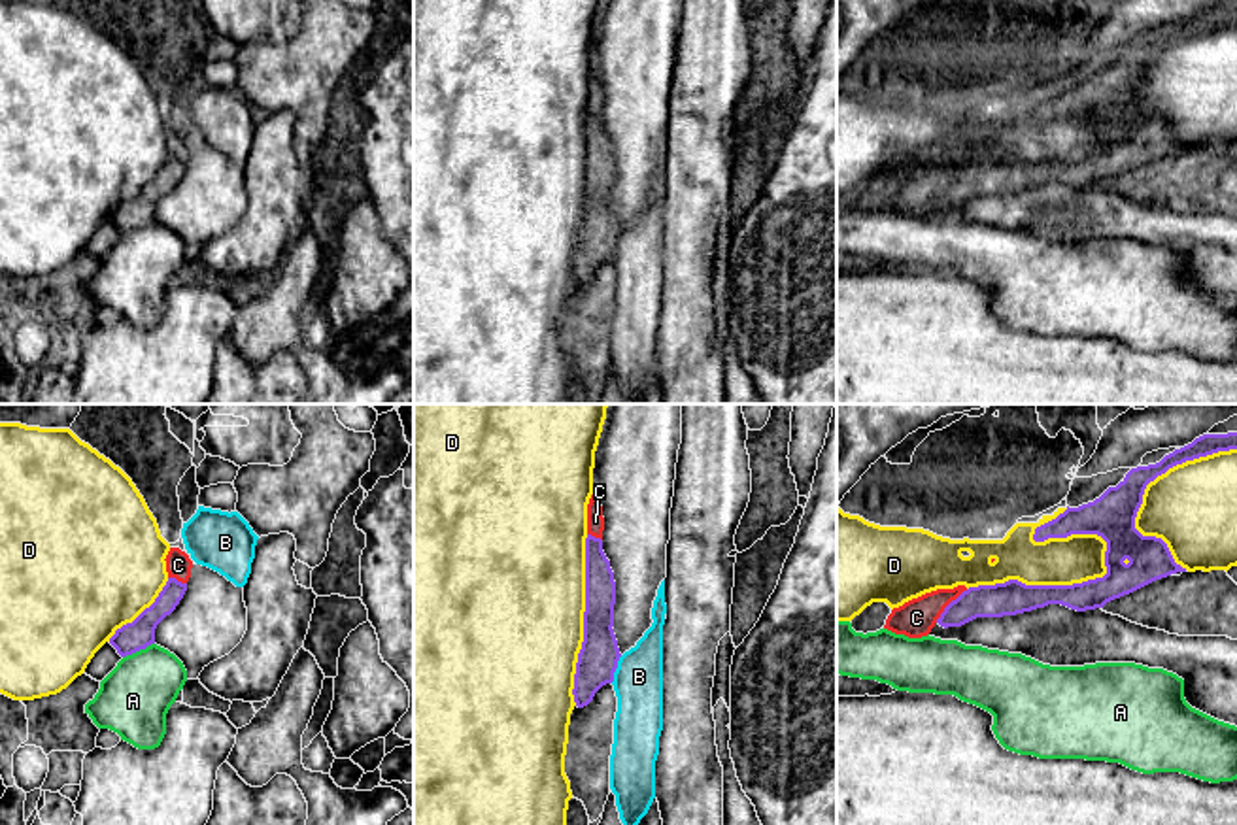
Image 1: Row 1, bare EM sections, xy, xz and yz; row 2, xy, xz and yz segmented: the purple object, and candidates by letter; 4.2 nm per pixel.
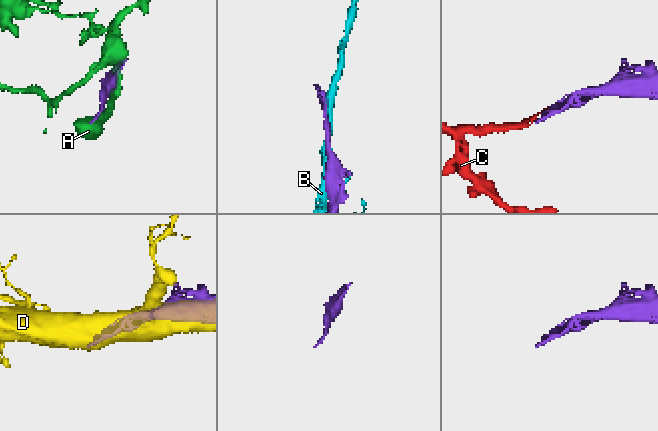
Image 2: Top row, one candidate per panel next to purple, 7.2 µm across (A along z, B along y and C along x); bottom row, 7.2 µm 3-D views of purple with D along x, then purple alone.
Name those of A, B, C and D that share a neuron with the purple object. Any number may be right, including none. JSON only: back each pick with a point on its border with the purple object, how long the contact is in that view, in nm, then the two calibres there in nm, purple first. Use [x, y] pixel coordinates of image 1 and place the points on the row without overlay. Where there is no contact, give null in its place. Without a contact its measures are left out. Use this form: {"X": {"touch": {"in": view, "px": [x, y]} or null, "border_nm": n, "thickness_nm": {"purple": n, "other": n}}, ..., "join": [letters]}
{"C": {"touch": {"in": "yz", "px": [948, 182]}, "border_nm": 200, "thickness_nm": {"purple": 140, "other": 160}}, "join": ["C"]}

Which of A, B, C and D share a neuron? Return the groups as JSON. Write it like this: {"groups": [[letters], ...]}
{"groups": [["A"], ["B"], ["C"], ["D"]]}

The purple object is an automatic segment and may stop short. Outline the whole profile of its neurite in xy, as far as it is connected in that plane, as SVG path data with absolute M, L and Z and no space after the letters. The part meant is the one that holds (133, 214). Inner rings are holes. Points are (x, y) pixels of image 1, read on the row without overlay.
M170 125L166 132L168 159L155 176L132 200L123 202L110 215L110 221L121 234L132 232L155 221L157 202L170 193L187 168L193 138L179 125Z

